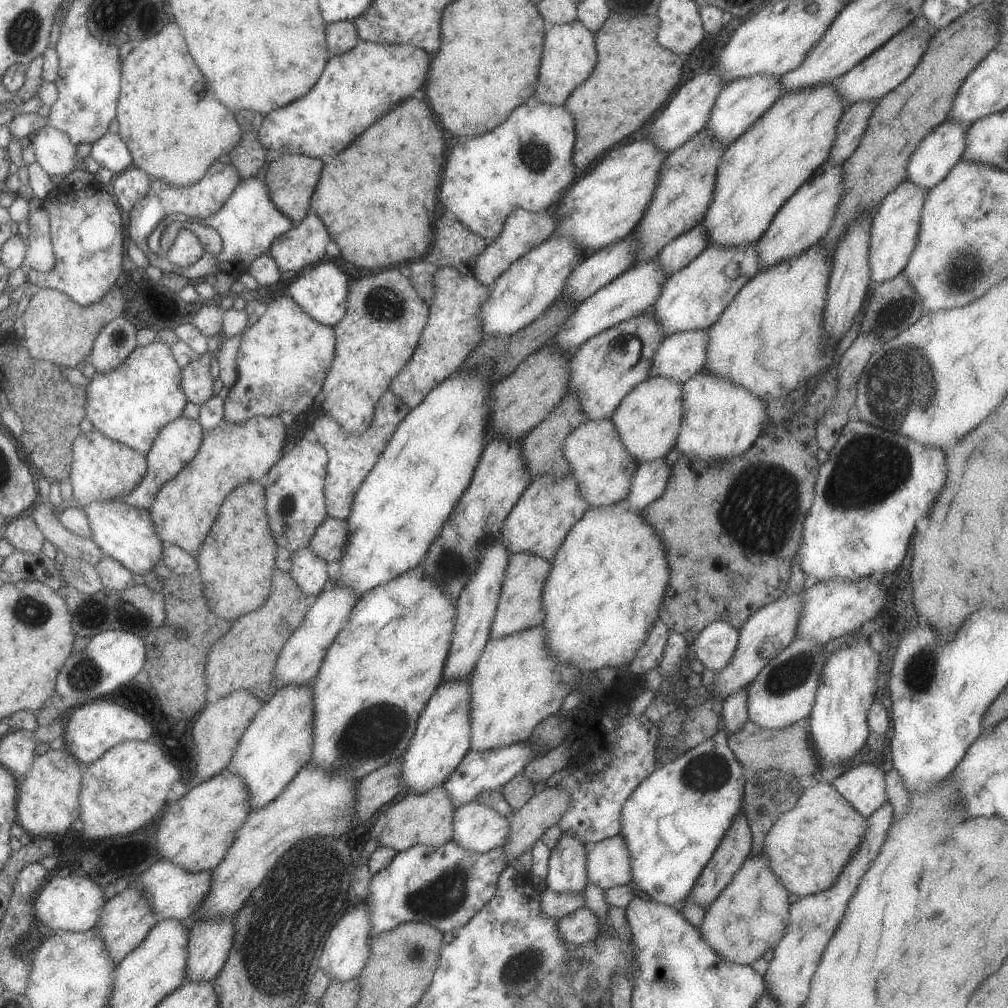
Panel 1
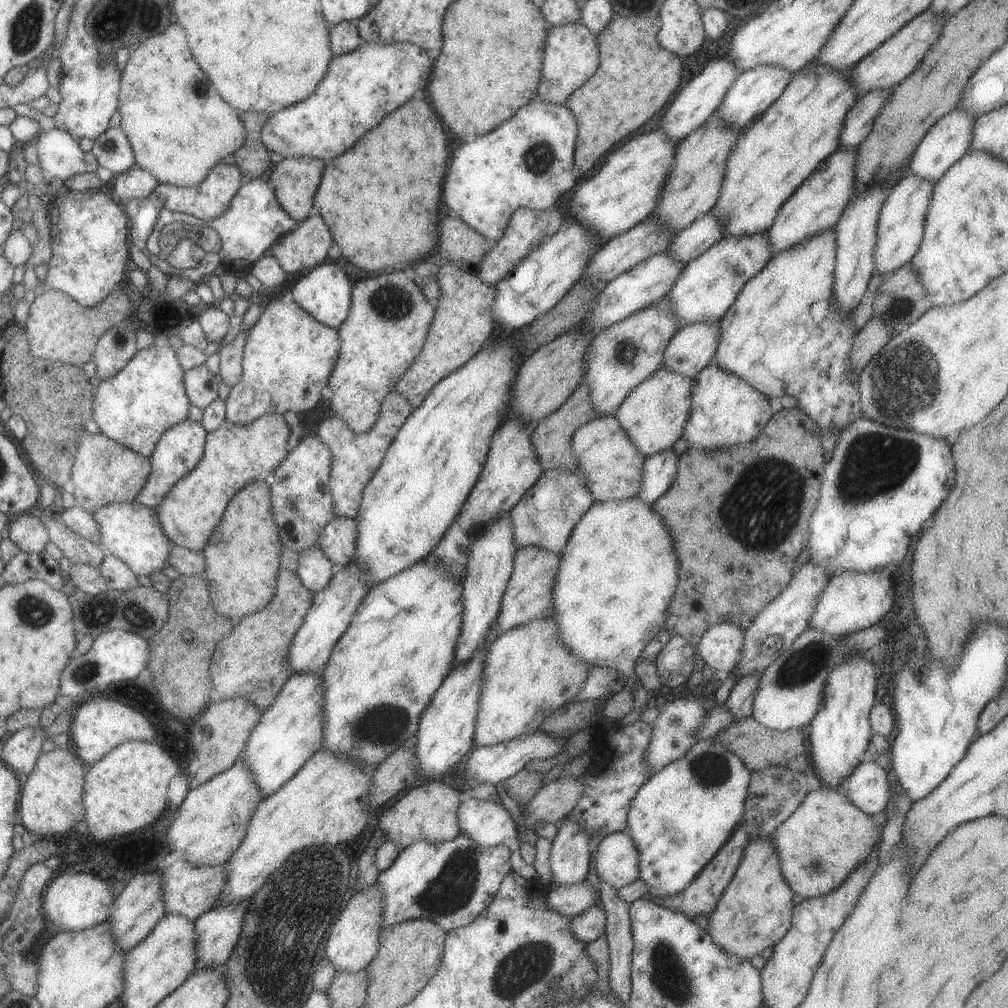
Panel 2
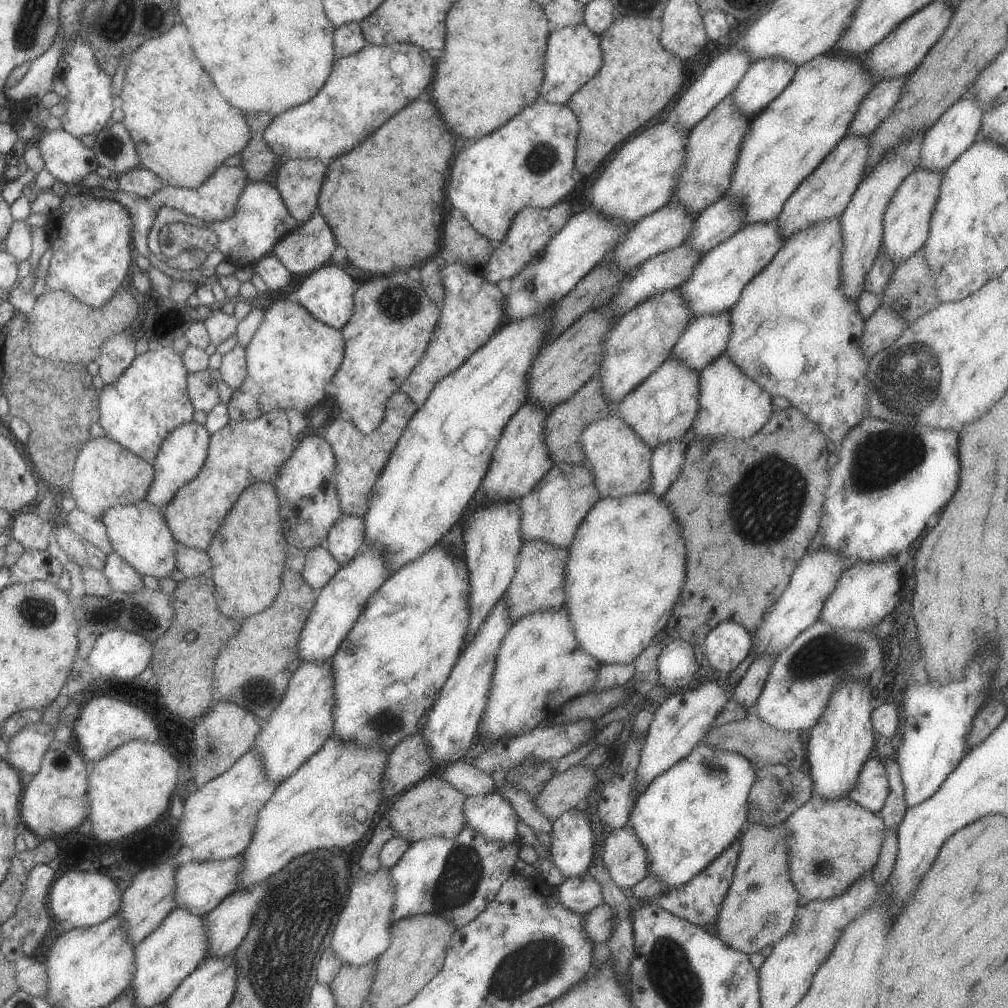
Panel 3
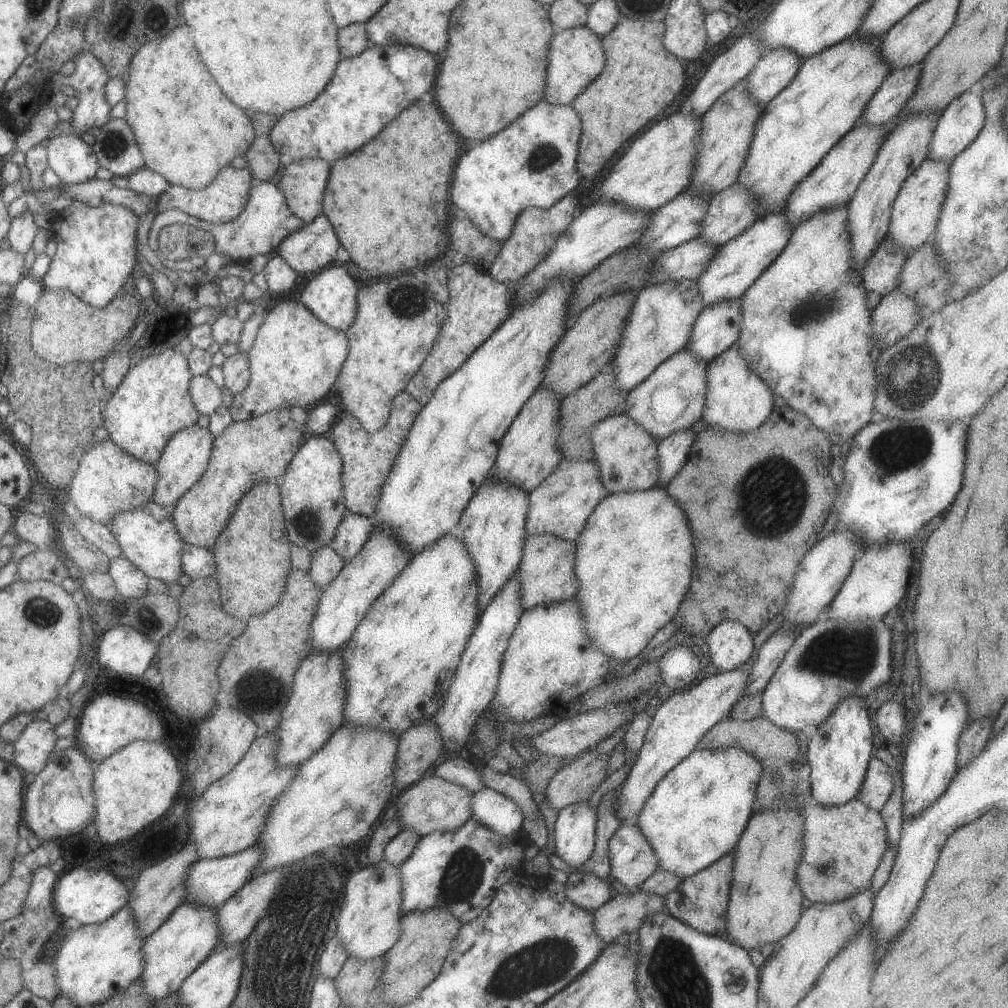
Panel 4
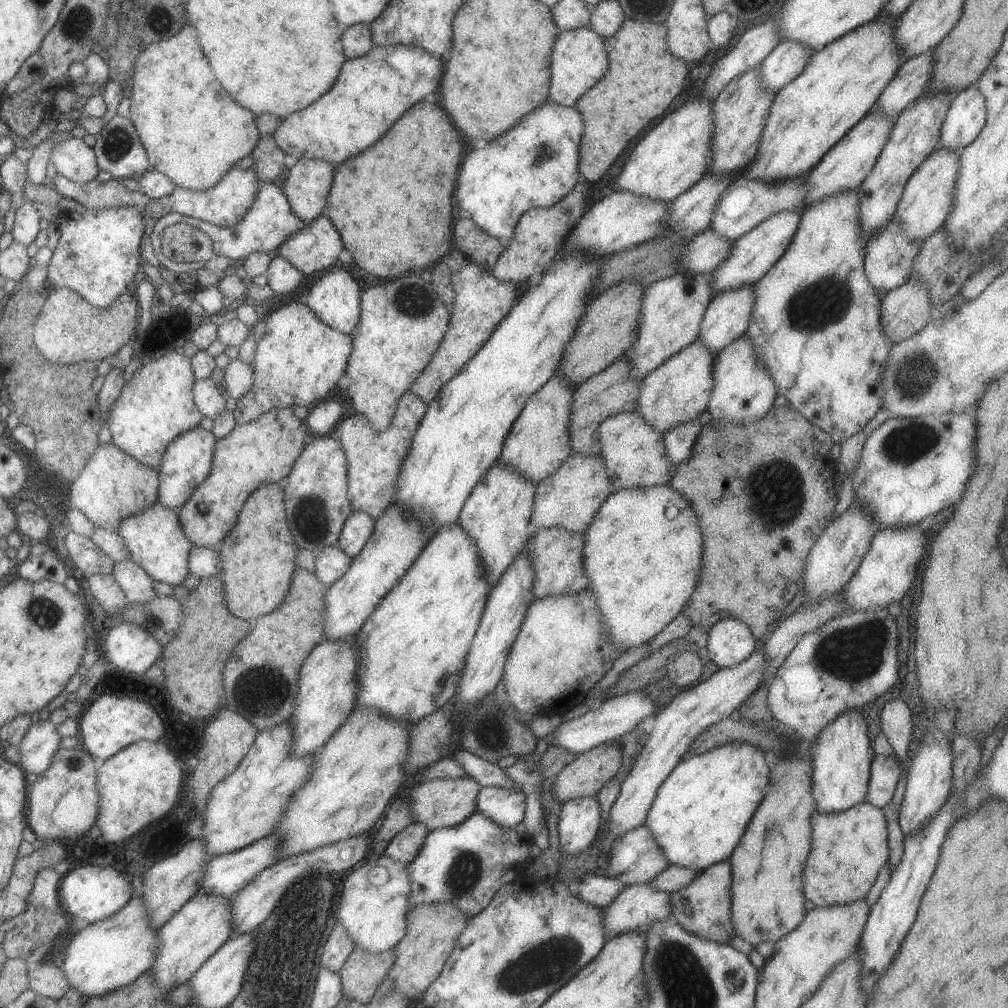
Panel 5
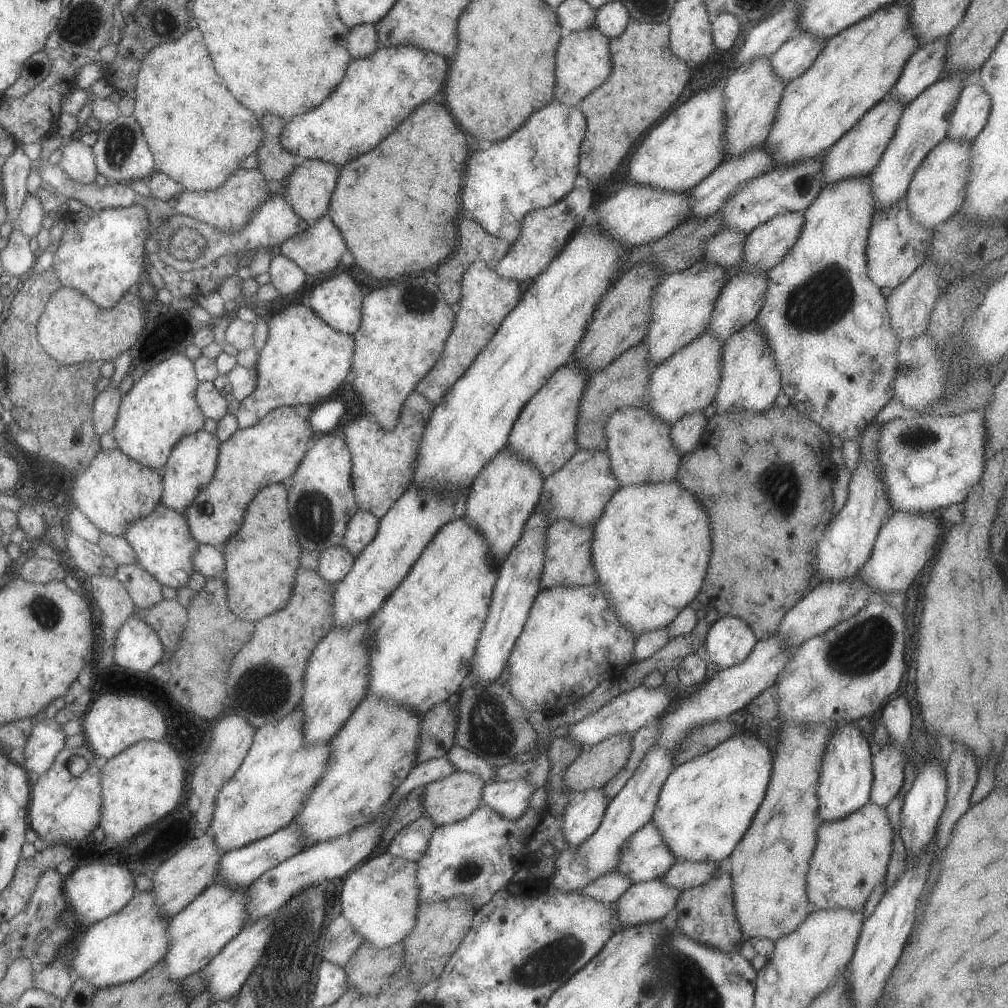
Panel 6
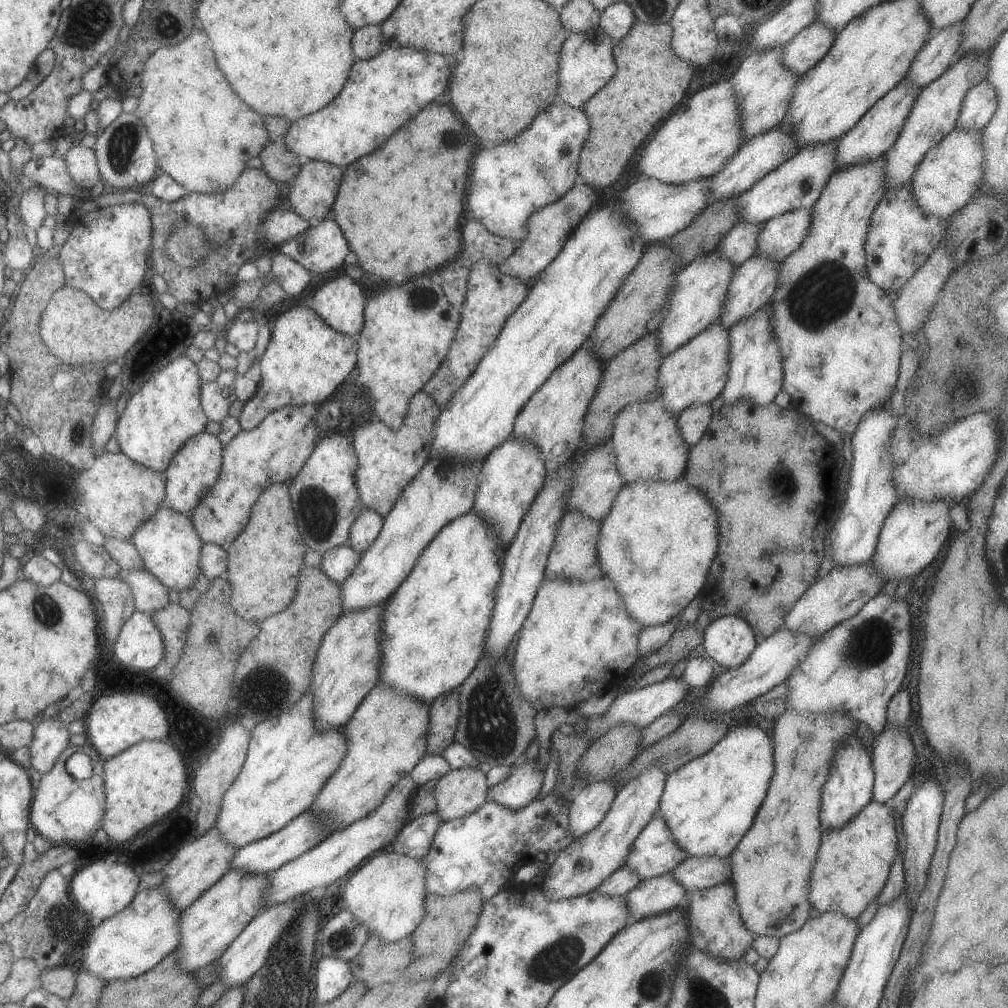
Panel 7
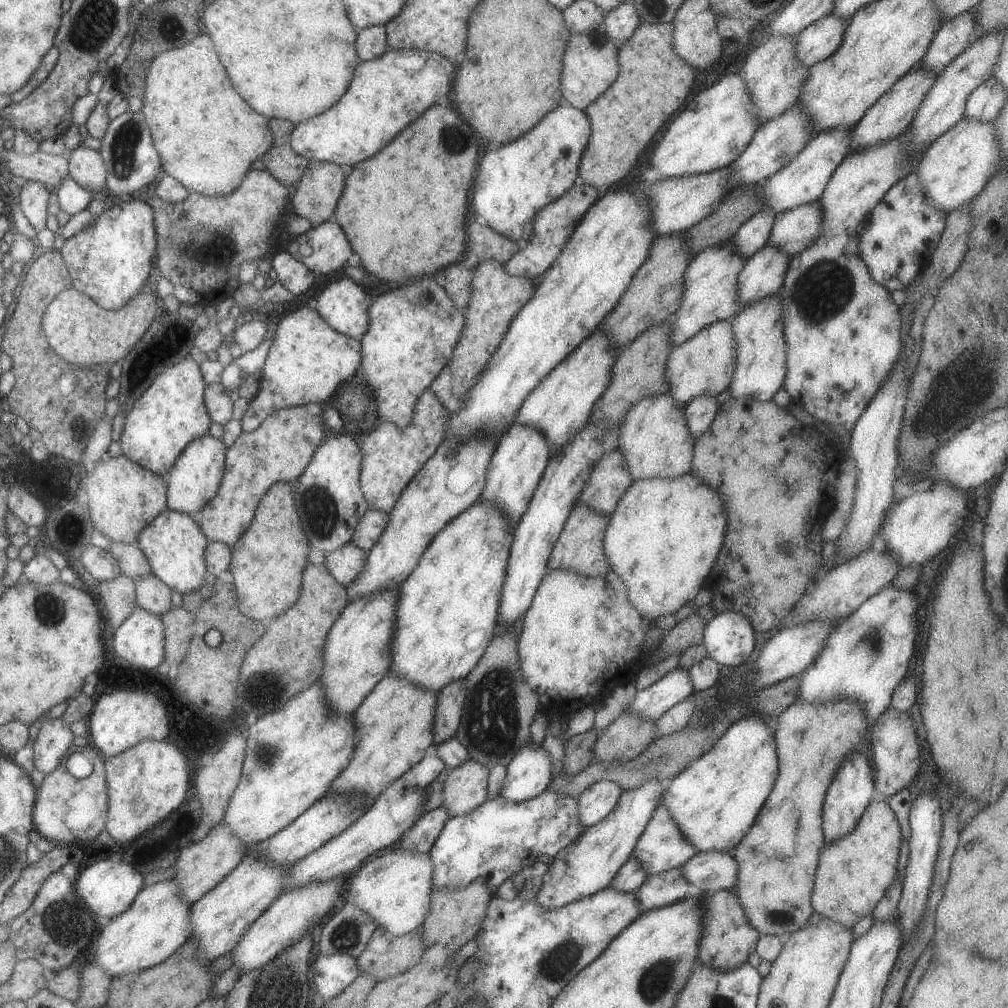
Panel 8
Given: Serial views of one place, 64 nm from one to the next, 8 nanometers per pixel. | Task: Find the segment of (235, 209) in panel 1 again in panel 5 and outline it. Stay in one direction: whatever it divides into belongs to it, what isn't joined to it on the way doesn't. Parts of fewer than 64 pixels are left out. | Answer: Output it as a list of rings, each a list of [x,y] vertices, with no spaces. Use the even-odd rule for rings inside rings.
[[[259,181],[252,206],[246,211],[246,214],[231,227],[209,226],[201,220],[187,218],[177,212],[169,212],[160,217],[154,225],[152,232],[160,236],[163,230],[170,225],[184,223],[185,225],[195,226],[195,229],[208,235],[212,241],[212,252],[214,255],[222,255],[229,258],[232,262],[239,258],[246,258],[253,252],[269,253],[269,251],[278,248],[291,234],[306,228],[307,224],[302,222],[295,214],[291,213],[289,204],[282,194],[277,184],[269,181]]]

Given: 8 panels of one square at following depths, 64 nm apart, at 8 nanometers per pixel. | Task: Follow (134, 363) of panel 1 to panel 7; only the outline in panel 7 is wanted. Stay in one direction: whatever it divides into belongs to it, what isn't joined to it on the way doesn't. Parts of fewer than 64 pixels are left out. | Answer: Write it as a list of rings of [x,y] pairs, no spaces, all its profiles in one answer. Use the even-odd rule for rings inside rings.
[[[185,355],[169,362],[161,370],[153,372],[136,391],[128,394],[125,408],[119,416],[119,422],[117,422],[114,432],[120,452],[134,463],[142,464],[163,474],[167,470],[173,454],[181,448],[181,445],[185,444],[185,441],[189,440],[191,436],[202,433],[205,429],[208,420],[199,400],[201,383],[196,364]]]

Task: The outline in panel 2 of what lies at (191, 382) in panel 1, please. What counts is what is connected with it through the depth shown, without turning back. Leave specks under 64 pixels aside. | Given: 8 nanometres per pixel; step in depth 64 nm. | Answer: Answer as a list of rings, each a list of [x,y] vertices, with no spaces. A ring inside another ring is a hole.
[[[204,364],[183,371],[183,386],[189,402],[203,410],[217,398],[218,378]]]

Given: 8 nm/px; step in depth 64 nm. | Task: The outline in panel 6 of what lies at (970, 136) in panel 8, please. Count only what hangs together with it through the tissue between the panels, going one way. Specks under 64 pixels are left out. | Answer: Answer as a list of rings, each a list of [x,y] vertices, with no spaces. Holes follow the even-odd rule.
[[[945,138],[925,155],[918,164],[906,190],[905,202],[915,224],[923,228],[935,228],[958,212],[963,202],[965,182],[969,180],[969,156],[973,140],[953,140]]]

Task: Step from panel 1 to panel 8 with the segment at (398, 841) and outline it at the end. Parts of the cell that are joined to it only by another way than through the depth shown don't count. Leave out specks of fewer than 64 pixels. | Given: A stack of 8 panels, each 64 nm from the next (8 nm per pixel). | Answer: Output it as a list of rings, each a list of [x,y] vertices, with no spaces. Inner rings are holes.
[[[469,758],[451,769],[443,783],[443,802],[449,817],[469,814],[486,801],[489,769]]]

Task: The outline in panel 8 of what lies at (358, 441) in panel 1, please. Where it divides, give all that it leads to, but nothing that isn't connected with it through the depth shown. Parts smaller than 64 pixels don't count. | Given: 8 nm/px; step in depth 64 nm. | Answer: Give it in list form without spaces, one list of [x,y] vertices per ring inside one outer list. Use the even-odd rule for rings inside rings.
[[[427,390],[417,398],[411,422],[403,428],[381,420],[379,426],[363,434],[357,442],[361,450],[361,470],[359,484],[361,492],[371,509],[391,512],[405,485],[417,474],[418,470],[433,456],[439,443],[443,442],[443,428],[447,426],[449,412],[441,406],[437,396]]]

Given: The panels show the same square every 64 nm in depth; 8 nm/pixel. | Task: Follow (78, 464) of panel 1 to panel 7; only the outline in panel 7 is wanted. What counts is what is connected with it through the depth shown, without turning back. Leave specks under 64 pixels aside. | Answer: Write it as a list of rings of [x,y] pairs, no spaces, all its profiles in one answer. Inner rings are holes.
[[[103,451],[87,469],[79,471],[75,482],[77,504],[89,522],[109,538],[130,541],[146,519],[157,515],[165,500],[163,475],[134,463],[121,452]]]

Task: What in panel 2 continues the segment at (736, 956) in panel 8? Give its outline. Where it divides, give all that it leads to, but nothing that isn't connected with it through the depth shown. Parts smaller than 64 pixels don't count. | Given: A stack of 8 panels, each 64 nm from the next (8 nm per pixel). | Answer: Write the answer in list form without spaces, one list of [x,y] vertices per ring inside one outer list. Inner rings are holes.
[[[741,824],[737,826],[737,828],[733,830],[733,834],[731,834],[729,840],[726,840],[725,844],[721,845],[721,848],[717,850],[717,854],[705,864],[701,872],[698,872],[697,876],[694,877],[681,892],[677,892],[675,896],[654,898],[652,901],[657,904],[657,906],[669,908],[669,910],[673,910],[673,912],[680,912],[683,916],[690,919],[695,916],[704,916],[707,918],[713,912],[715,906],[717,906],[717,901],[721,898],[731,878],[733,878],[733,873],[741,860],[741,854],[743,854],[743,848],[745,848],[747,840],[749,840],[749,834],[745,830],[744,825]]]

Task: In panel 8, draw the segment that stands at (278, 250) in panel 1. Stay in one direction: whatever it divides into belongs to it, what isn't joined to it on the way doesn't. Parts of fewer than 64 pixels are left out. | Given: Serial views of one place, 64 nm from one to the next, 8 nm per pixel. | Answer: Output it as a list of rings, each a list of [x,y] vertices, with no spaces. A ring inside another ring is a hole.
[[[333,219],[319,223],[315,227],[312,226],[307,232],[289,240],[285,244],[285,250],[315,274],[327,274],[327,272],[335,272],[339,268],[343,269],[346,266],[345,260],[352,254],[347,238],[343,236],[341,228]]]

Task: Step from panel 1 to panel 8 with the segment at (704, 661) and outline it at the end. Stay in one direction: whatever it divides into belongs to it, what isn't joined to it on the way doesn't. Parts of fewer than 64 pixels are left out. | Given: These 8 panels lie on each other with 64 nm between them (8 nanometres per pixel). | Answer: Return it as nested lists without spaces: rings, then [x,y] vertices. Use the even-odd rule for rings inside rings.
[[[725,610],[705,623],[702,644],[715,662],[733,668],[743,664],[753,652],[753,631],[745,614]]]

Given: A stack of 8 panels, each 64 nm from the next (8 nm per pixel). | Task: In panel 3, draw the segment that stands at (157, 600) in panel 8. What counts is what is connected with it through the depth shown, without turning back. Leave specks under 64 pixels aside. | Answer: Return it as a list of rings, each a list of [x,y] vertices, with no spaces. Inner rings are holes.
[[[114,552],[106,554],[105,564],[101,571],[107,578],[111,591],[133,594],[144,587],[141,574],[135,572],[125,560],[119,558]]]

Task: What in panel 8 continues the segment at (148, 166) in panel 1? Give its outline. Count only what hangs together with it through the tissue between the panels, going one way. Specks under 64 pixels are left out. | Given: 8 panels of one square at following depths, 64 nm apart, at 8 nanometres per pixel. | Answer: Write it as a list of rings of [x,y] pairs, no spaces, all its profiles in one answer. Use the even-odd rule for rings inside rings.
[[[203,31],[181,48],[156,54],[150,62],[143,88],[143,104],[139,111],[149,126],[153,146],[159,154],[161,171],[181,182],[189,192],[227,196],[241,184],[245,174],[252,169],[251,164],[263,158],[273,146],[268,120],[253,112],[233,90],[213,50],[210,36]]]

